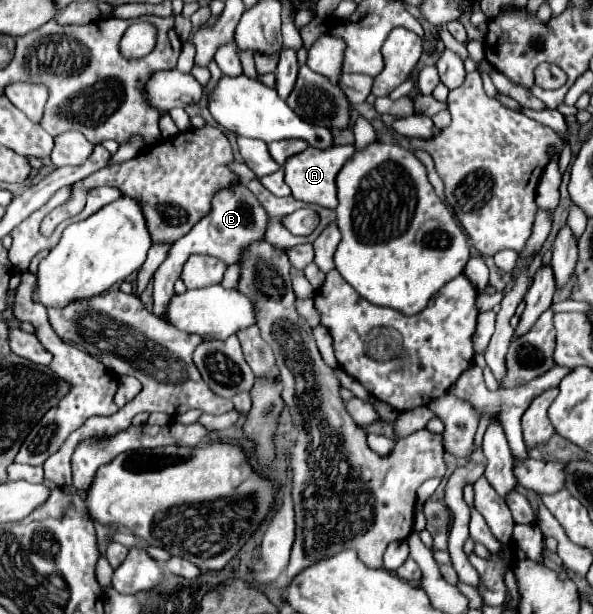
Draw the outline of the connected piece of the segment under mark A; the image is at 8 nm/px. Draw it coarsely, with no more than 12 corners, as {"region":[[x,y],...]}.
{"region":[[354,145],[308,147],[286,161],[304,203],[336,209],[336,175]]}

